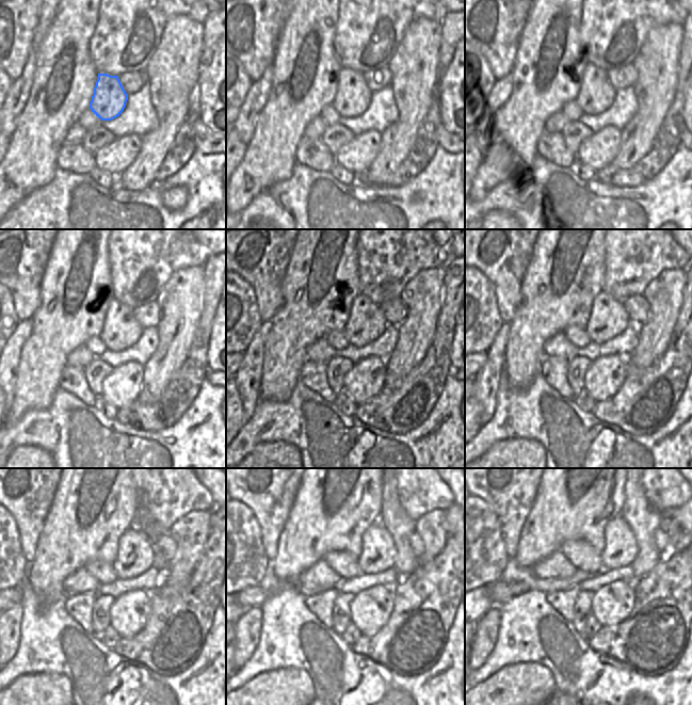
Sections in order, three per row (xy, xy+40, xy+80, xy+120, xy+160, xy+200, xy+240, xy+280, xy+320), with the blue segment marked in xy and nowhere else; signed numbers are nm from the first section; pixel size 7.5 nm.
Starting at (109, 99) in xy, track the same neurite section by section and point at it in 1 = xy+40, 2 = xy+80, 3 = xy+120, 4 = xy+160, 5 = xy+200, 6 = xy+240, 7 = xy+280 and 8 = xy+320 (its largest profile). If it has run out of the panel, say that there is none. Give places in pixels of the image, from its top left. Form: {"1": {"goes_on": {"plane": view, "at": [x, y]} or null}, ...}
{"1": {"goes_on": {"plane": "xy+40", "at": [353, 96]}}, "2": {"goes_on": {"plane": "xy+80", "at": [596, 94]}}, "3": {"goes_on": {"plane": "xy+120", "at": [121, 330]}}, "4": {"goes_on": {"plane": "xy+160", "at": [367, 322]}}, "5": {"goes_on": {"plane": "xy+200", "at": [609, 318]}}, "6": {"goes_on": {"plane": "xy+240", "at": [135, 551]}}, "7": {"goes_on": {"plane": "xy+280", "at": [379, 554]}}, "8": {"goes_on": {"plane": "xy+320", "at": [621, 549]}}}

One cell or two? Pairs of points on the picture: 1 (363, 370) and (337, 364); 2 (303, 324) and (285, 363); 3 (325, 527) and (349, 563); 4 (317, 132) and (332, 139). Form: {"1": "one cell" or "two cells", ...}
{"1": "two cells", "2": "one cell", "3": "two cells", "4": "two cells"}

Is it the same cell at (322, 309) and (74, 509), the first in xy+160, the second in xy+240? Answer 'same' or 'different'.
same

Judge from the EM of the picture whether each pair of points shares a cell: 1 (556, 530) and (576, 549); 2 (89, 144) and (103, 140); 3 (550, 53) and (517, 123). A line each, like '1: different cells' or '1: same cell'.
1: different cells
2: same cell
3: same cell

